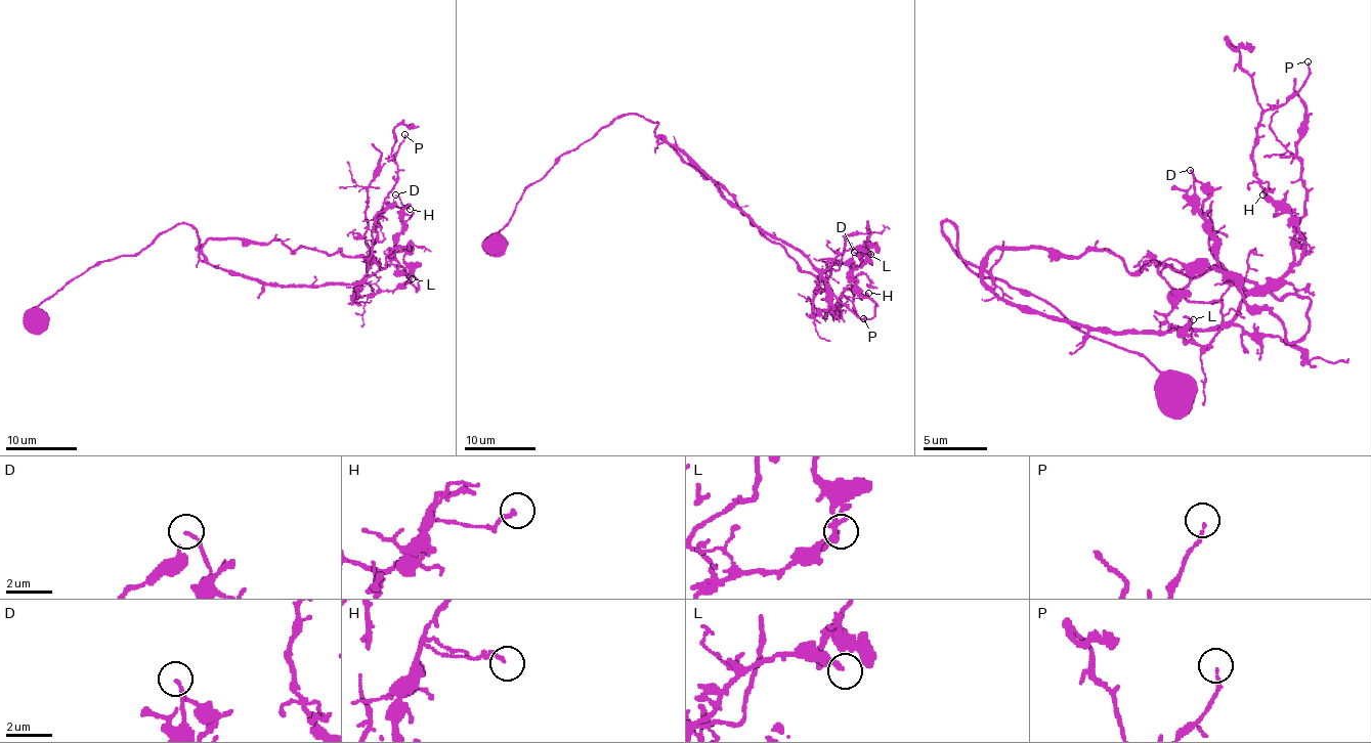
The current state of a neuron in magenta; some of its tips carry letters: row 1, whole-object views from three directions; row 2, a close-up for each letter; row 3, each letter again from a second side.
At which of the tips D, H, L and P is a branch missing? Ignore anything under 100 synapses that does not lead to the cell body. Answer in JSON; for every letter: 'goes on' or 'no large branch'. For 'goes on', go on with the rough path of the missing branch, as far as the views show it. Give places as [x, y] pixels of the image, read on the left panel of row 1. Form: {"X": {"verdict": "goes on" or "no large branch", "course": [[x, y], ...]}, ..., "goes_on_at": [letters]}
{"D": {"verdict": "no large branch"}, "H": {"verdict": "no large branch"}, "L": {"verdict": "no large branch"}, "P": {"verdict": "no large branch"}, "goes_on_at": []}

